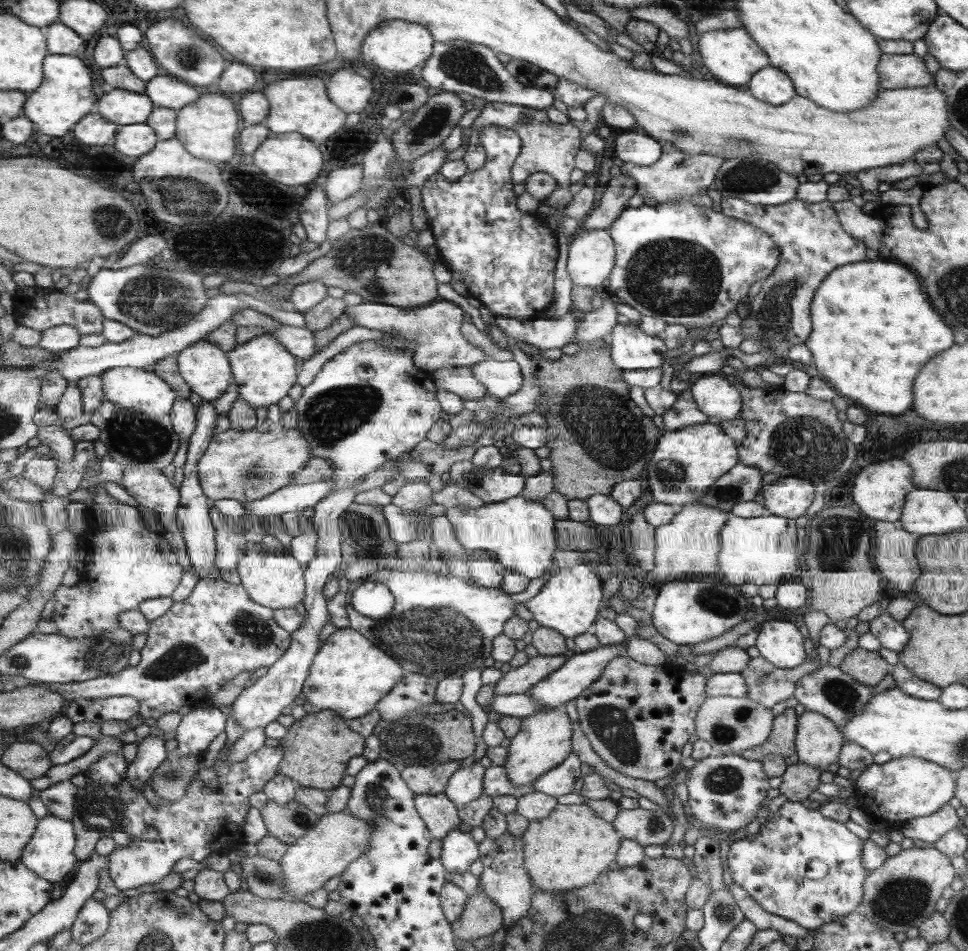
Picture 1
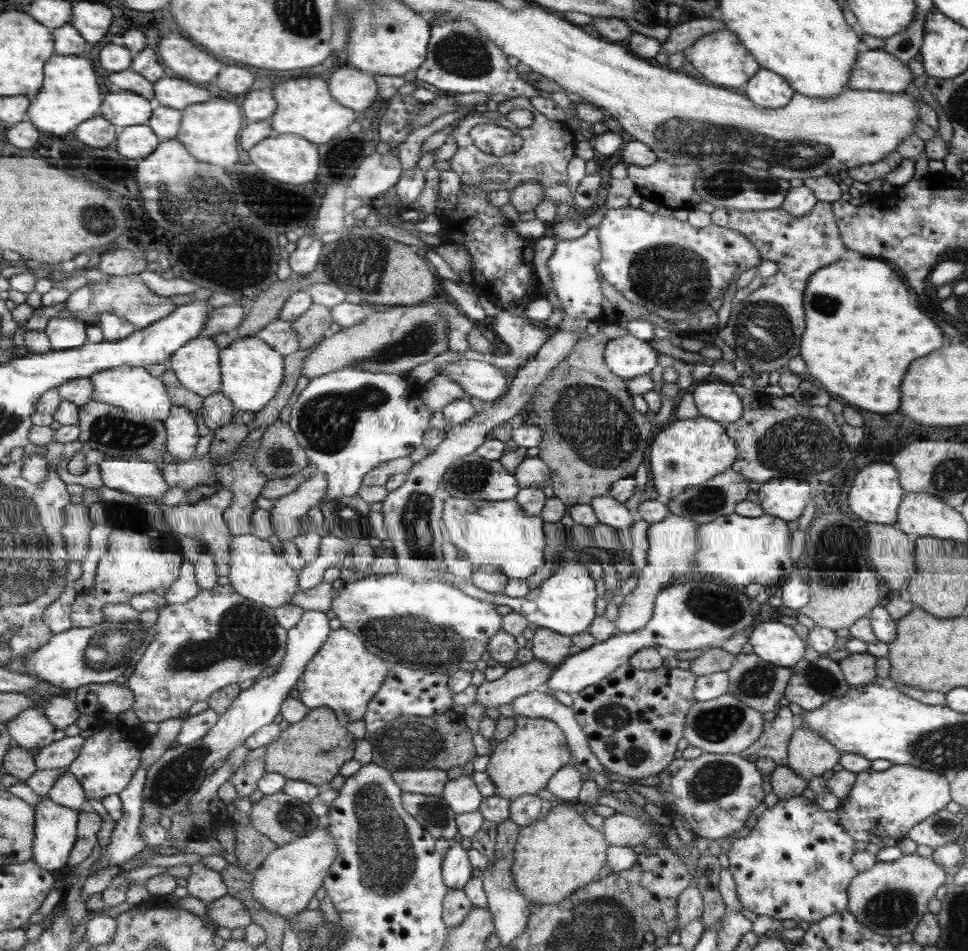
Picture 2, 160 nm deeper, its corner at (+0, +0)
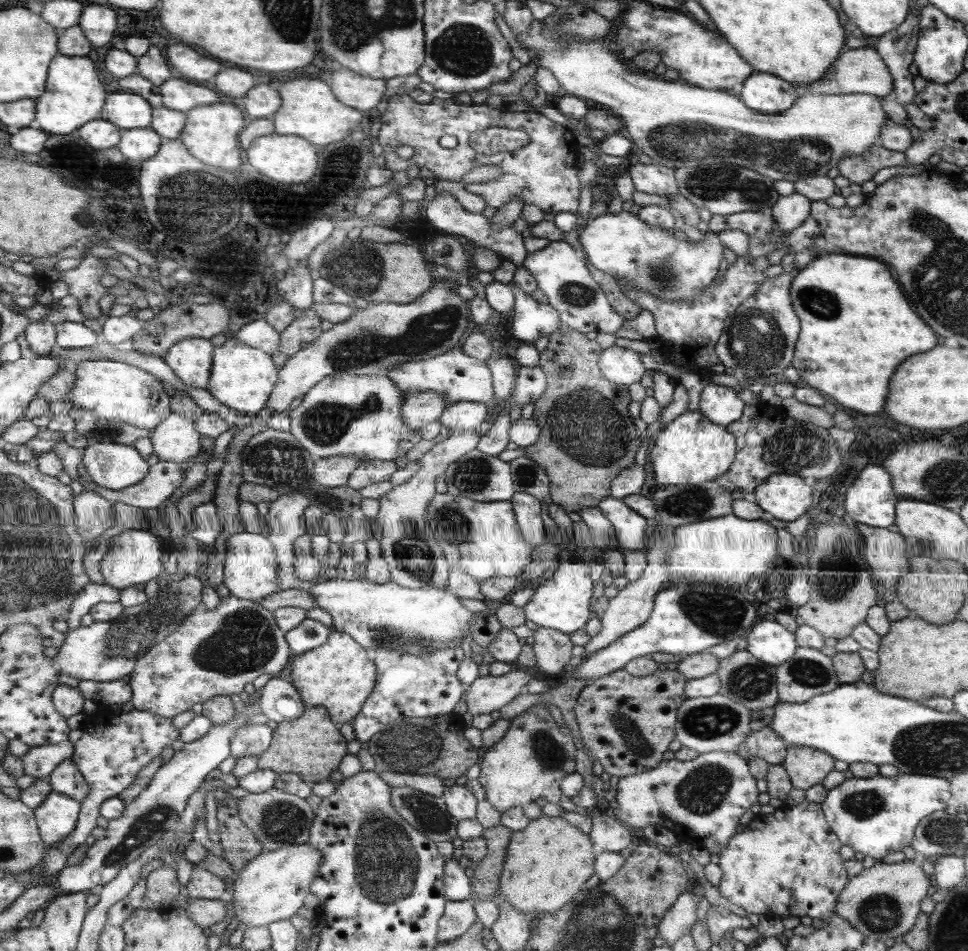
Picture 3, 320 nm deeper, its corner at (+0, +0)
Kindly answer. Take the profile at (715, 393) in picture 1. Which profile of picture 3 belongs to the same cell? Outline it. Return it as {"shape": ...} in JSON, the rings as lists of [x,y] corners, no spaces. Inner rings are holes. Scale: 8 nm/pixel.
{"shape":[[[710,382],[700,394],[698,412],[715,425],[723,427],[741,418],[743,402],[729,387]]]}

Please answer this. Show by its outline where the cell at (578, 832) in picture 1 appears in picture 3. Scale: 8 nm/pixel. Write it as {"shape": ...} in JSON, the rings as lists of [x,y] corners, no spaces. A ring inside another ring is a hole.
{"shape":[[[541,815],[527,824],[523,830],[512,831],[510,834],[498,878],[498,894],[503,901],[514,905],[515,909],[528,917],[533,913],[554,914],[580,894],[583,882],[593,874],[594,856],[594,845],[587,833],[583,833],[574,825],[567,824],[566,820],[561,820],[559,817],[549,818]]]}

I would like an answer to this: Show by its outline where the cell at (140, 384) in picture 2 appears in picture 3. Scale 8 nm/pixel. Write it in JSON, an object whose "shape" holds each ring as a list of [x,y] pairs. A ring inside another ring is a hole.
{"shape":[[[114,358],[87,360],[77,367],[75,373],[74,391],[68,394],[68,400],[103,419],[118,419],[139,429],[155,430],[172,413],[172,396],[165,392],[163,381],[135,365]]]}

